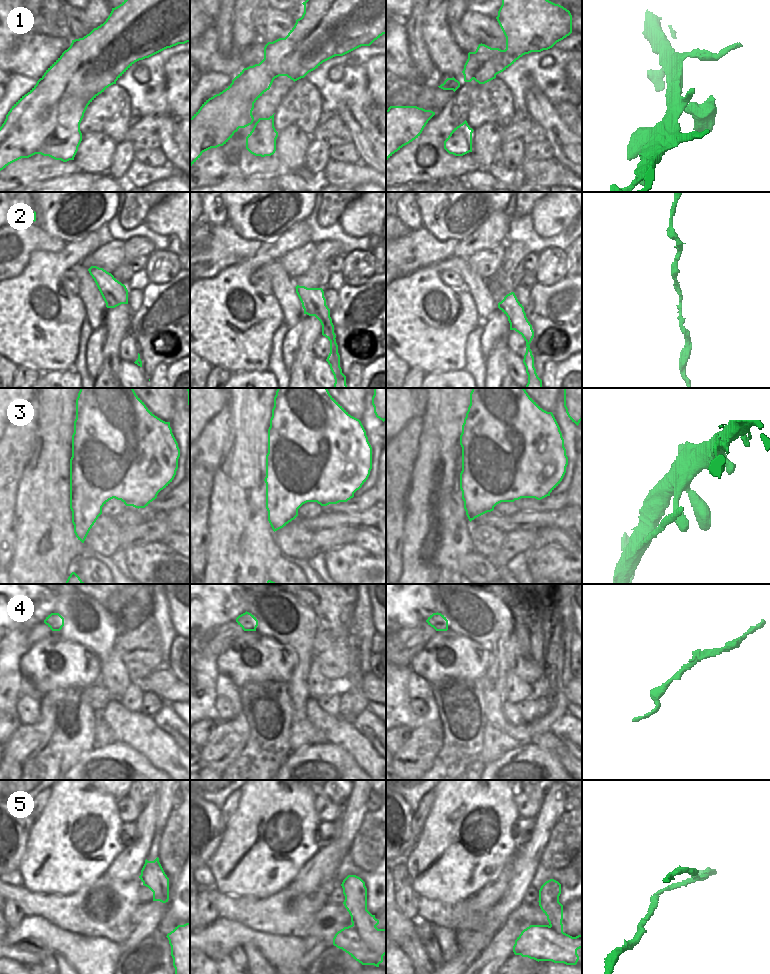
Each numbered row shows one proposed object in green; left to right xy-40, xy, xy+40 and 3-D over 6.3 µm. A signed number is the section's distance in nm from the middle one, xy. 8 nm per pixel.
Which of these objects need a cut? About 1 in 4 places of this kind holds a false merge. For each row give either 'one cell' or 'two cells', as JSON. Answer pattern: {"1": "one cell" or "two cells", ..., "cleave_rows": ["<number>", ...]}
{"1": "one cell", "2": "one cell", "3": "one cell", "4": "one cell", "5": "two cells", "cleave_rows": ["5"]}

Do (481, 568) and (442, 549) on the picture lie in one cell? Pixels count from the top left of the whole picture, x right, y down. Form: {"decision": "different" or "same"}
{"decision": "different"}

